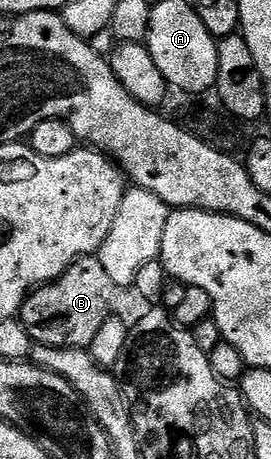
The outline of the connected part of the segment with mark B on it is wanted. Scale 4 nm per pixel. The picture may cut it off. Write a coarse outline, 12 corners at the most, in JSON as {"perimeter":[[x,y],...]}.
{"perimeter":[[80,257],[17,317],[35,345],[90,350],[117,287]]}

